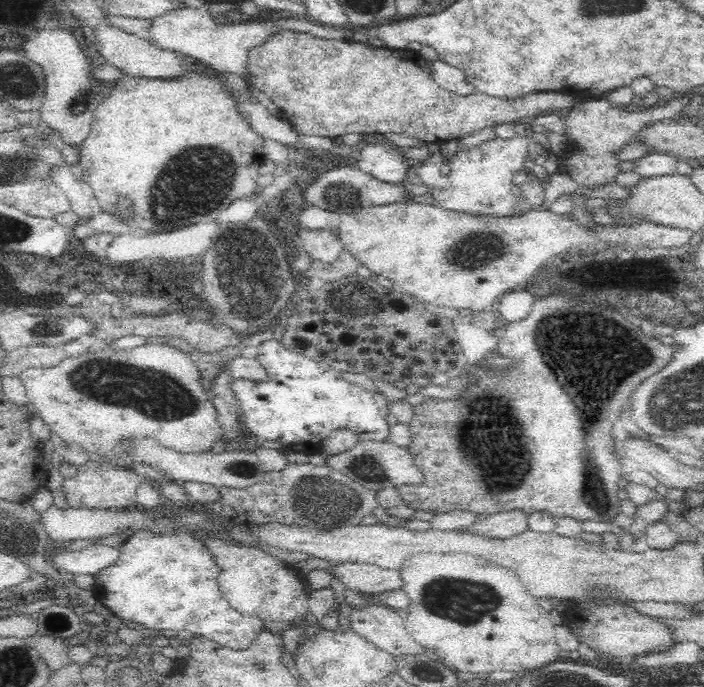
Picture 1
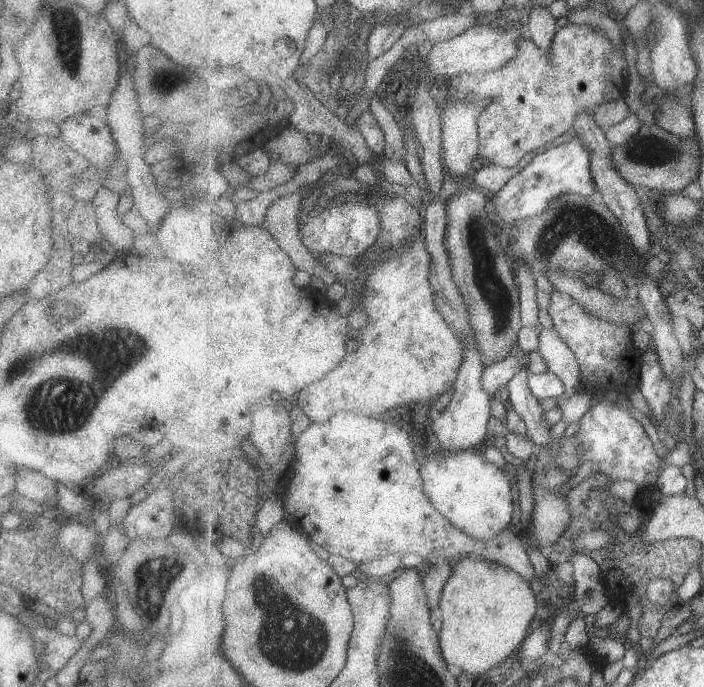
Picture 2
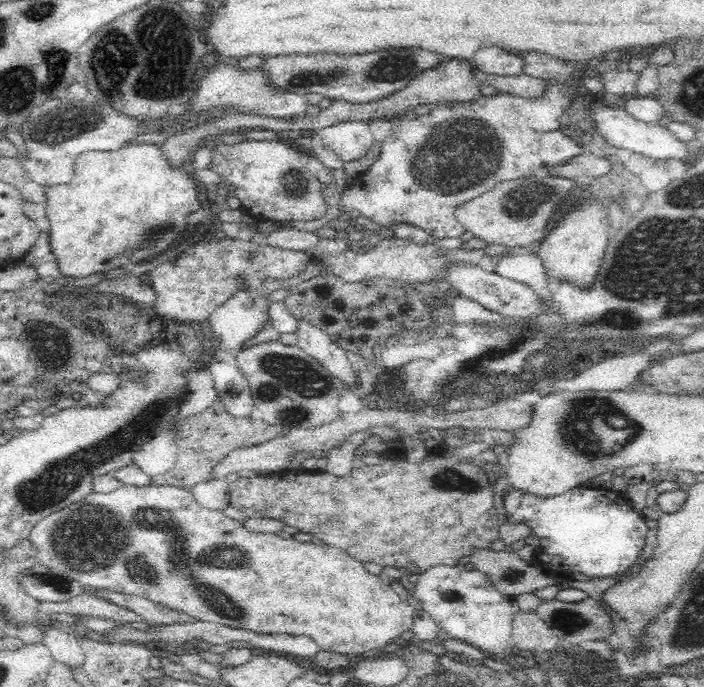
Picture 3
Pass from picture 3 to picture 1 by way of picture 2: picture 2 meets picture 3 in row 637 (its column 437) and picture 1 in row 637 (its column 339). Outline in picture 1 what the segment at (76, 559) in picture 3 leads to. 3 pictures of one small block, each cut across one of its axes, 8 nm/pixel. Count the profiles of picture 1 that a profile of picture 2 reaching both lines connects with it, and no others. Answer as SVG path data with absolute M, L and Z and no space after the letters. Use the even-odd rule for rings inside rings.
M374 600L367 607L351 610L349 626L353 632L367 638L372 644L393 654L395 657L398 655L424 653L425 647L418 644L407 631L404 614L393 611L387 608L386 605L379 604Z

